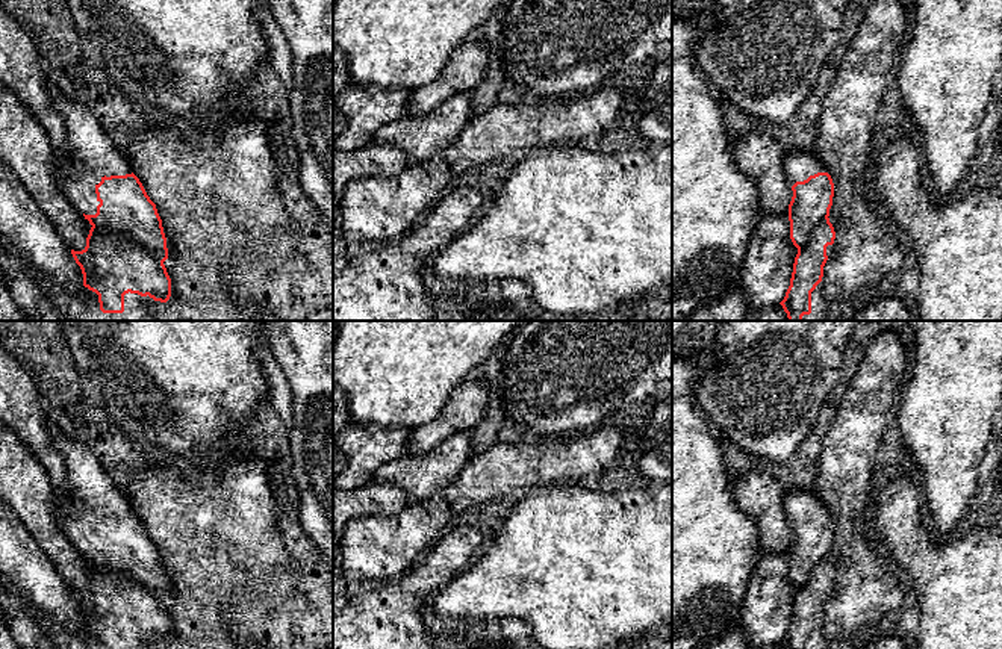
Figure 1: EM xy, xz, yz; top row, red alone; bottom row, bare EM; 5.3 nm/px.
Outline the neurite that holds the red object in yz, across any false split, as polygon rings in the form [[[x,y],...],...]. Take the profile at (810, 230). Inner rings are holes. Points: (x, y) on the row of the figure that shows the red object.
[[[793,150],[784,154],[784,175],[793,191],[789,204],[790,239],[798,248],[790,286],[780,303],[789,321],[811,313],[811,292],[822,281],[826,247],[836,231],[829,222],[834,183],[814,153]]]

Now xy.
[[[59,89],[53,94],[53,107],[65,121],[67,145],[71,150],[70,154],[56,153],[64,172],[62,188],[92,225],[86,247],[82,251],[71,250],[82,269],[83,286],[98,295],[103,313],[123,313],[124,295],[129,292],[166,303],[171,297],[171,278],[163,265],[168,248],[156,204],[92,110]]]

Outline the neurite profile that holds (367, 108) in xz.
[[[356,83],[342,91],[333,98],[333,106],[347,118],[347,127],[335,139],[336,147],[371,147],[380,127],[407,115],[410,91]]]

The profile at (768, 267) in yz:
[[[789,210],[761,216],[740,274],[748,313],[780,306],[790,286],[796,254],[798,248],[790,239]]]

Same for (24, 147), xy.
[[[0,82],[0,157],[23,183],[24,192],[50,219],[70,250],[82,251],[89,221],[67,197],[64,172],[45,130]]]

